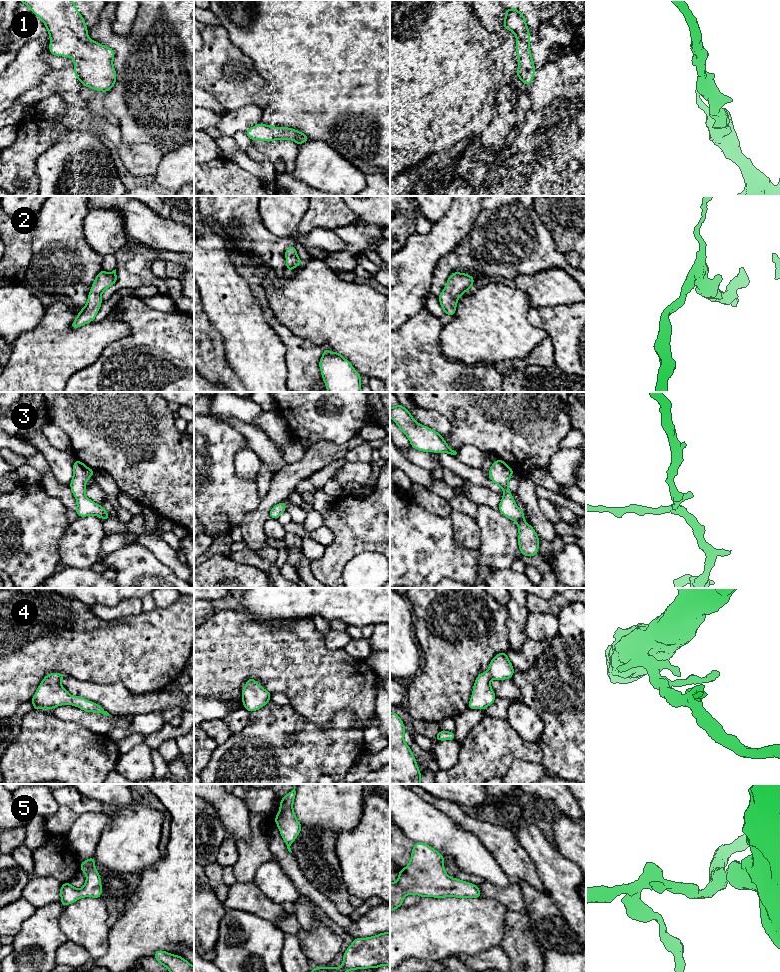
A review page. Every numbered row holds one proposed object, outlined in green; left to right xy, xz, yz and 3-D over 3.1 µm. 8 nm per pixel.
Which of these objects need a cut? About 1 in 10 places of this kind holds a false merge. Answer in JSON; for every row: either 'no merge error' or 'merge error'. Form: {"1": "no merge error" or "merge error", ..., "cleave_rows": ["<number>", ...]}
{"1": "no merge error", "2": "no merge error", "3": "no merge error", "4": "no merge error", "5": "no merge error", "cleave_rows": []}

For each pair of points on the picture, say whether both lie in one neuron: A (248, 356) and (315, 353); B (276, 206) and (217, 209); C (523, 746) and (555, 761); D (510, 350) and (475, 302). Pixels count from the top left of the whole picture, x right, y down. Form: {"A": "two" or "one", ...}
{"A": "two", "B": "two", "C": "two", "D": "one"}

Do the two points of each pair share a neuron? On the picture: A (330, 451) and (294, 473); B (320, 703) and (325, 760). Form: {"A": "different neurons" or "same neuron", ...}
{"A": "same neuron", "B": "different neurons"}

